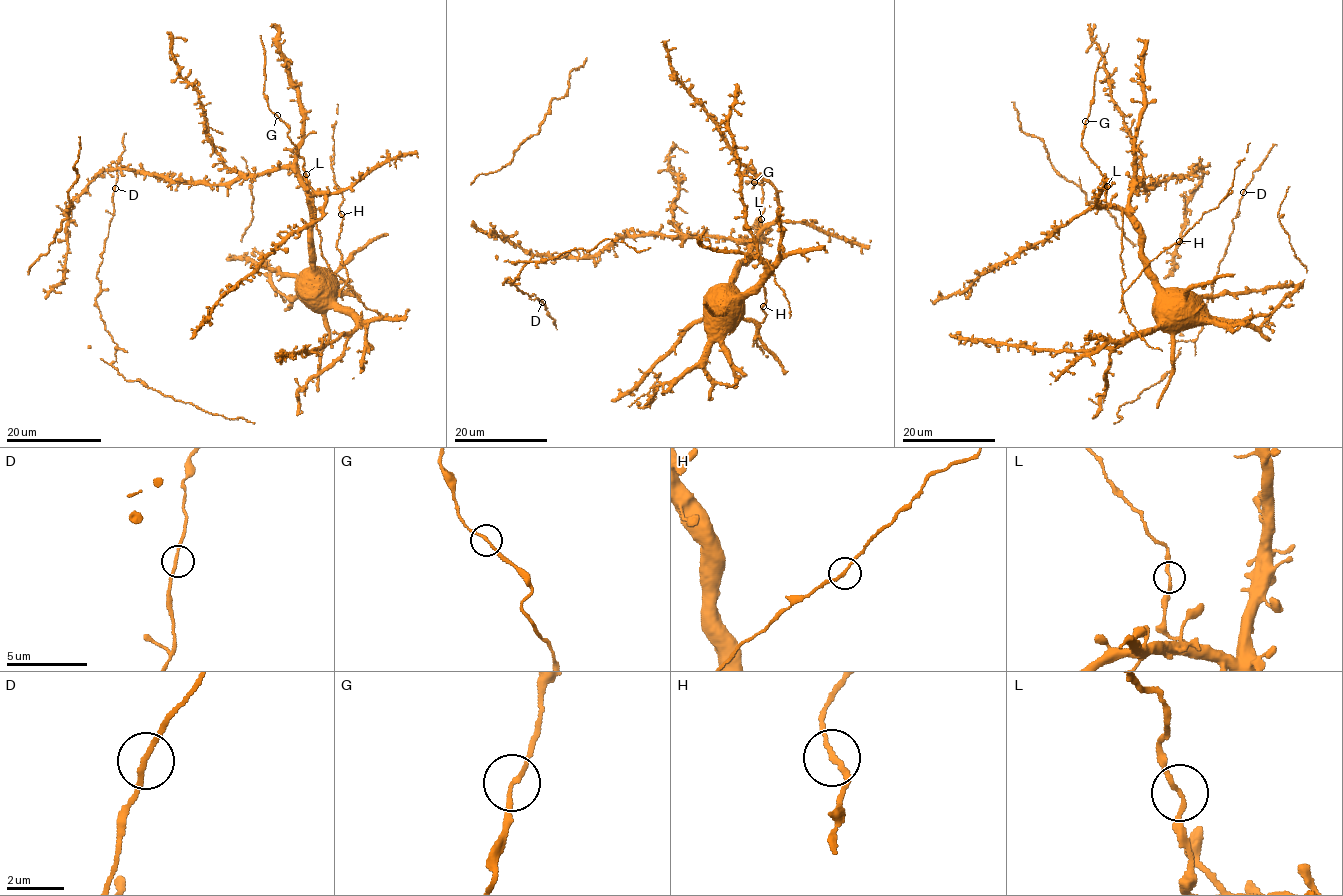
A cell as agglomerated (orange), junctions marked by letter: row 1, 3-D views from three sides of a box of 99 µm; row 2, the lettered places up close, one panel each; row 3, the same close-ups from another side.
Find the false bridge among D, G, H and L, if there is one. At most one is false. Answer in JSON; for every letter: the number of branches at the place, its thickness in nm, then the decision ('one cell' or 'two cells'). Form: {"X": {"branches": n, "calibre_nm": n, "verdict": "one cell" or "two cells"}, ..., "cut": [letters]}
{"D": {"branches": 2, "calibre_nm": 180, "verdict": "one cell"}, "G": {"branches": 2, "calibre_nm": 140, "verdict": "one cell"}, "H": {"branches": 2, "calibre_nm": 160, "verdict": "one cell"}, "L": {"branches": 2, "calibre_nm": 160, "verdict": "one cell"}, "cut": []}

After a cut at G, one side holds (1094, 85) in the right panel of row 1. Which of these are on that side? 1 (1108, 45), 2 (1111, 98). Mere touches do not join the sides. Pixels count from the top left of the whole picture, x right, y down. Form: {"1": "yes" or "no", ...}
{"1": "yes", "2": "no"}

